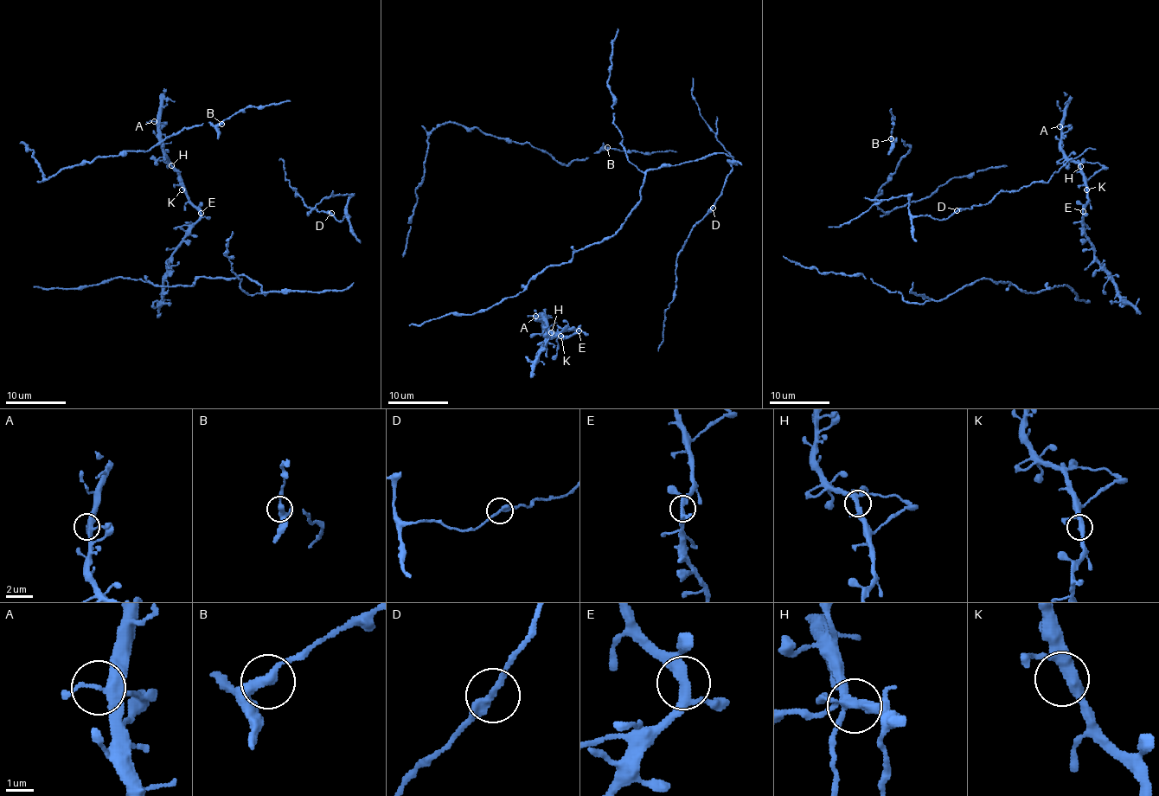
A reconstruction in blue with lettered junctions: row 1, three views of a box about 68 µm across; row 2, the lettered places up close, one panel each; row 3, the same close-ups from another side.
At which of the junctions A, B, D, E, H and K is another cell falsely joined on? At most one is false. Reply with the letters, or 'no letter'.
no letter

